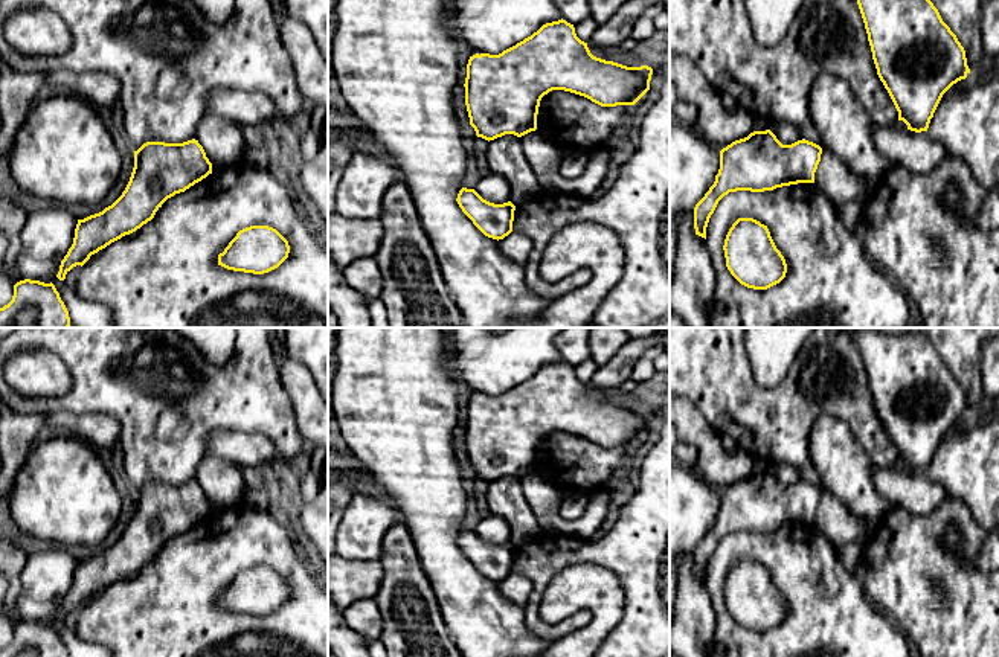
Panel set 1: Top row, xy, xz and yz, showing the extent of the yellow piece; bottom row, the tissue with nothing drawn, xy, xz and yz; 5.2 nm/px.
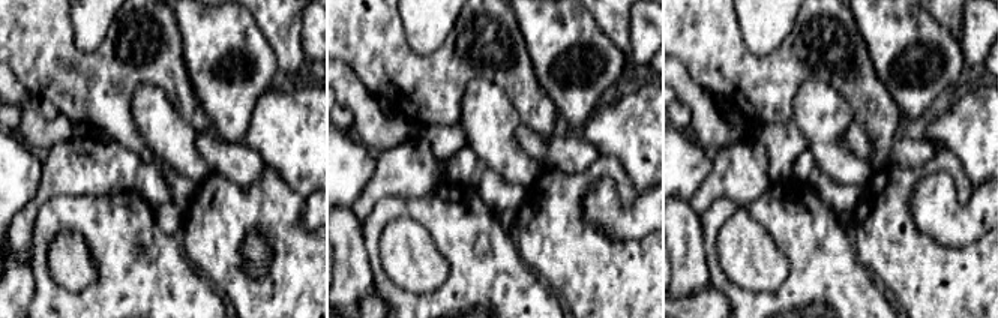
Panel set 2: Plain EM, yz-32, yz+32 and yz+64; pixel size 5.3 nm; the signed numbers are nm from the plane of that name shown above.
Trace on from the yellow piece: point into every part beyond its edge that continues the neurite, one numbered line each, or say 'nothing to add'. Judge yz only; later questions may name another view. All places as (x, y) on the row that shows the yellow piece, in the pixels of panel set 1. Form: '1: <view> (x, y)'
nothing to add

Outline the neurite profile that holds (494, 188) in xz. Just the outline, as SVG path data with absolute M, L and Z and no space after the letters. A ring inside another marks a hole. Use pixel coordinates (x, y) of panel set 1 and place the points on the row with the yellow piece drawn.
M488 172L482 175L480 181L476 184L474 191L487 201L494 204L503 204L511 201L511 186L509 181L499 174Z

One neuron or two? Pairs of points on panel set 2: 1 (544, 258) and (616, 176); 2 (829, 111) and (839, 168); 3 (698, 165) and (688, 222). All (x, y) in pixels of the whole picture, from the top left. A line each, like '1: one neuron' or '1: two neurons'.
1: one neuron
2: one neuron
3: two neurons

